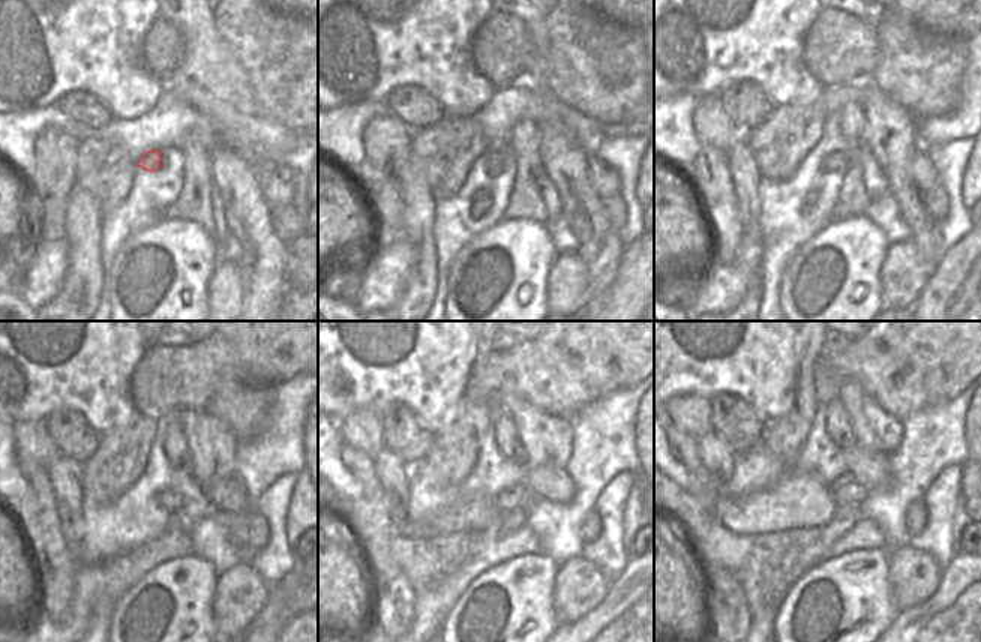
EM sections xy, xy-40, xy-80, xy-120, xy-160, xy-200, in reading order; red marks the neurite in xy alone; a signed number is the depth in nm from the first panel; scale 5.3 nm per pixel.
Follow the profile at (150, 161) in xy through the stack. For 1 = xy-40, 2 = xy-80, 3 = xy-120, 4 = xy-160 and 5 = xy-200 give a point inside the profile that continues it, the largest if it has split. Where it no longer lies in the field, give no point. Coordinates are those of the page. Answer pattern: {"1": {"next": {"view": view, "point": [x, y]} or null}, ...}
{"1": {"next": {"view": "xy-40", "point": [494, 162]}}, "2": {"next": {"view": "xy-80", "point": [834, 162]}}, "3": {"next": {"view": "xy-120", "point": [168, 500]}}, "4": {"next": {"view": "xy-160", "point": [518, 497]}}, "5": {"next": {"view": "xy-200", "point": [846, 491]}}}

